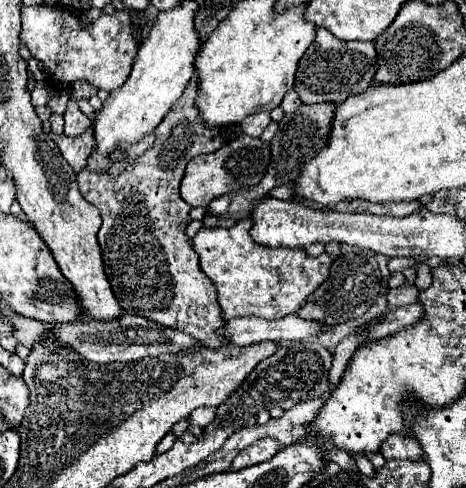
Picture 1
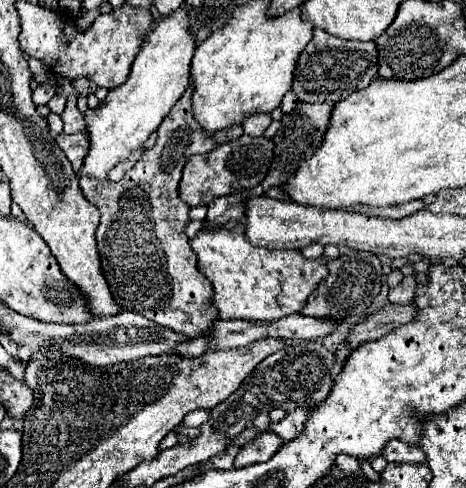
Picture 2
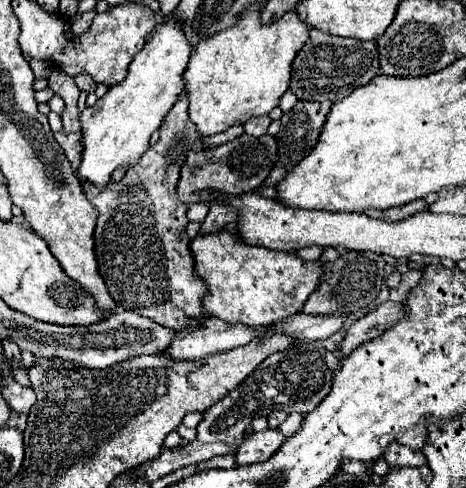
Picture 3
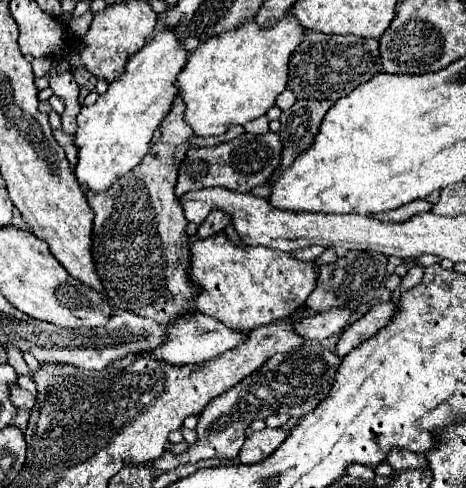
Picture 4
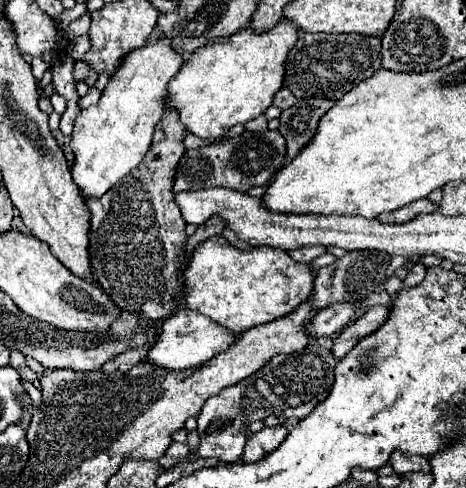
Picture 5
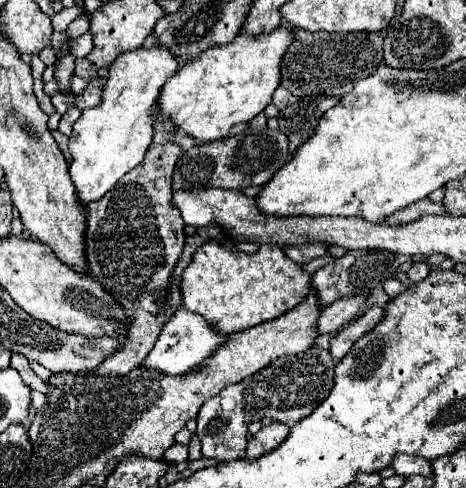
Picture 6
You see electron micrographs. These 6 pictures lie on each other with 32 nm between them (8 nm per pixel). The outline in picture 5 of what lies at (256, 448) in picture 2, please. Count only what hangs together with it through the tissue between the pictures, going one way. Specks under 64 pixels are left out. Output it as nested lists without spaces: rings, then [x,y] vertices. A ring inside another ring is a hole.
[[[264,426],[260,432],[250,434],[242,452],[242,462],[262,460],[266,454],[274,452],[284,442],[286,436],[288,436],[286,426],[274,426],[274,428]]]

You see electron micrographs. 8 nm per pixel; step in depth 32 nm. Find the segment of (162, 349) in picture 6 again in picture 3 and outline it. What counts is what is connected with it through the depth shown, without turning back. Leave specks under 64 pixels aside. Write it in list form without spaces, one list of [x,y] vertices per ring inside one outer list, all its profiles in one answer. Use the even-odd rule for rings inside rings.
[[[208,318],[204,326],[196,330],[176,332],[172,348],[166,354],[176,360],[200,360],[208,354],[218,354],[244,346],[258,336],[260,328],[250,328],[246,324],[228,324],[220,318]]]

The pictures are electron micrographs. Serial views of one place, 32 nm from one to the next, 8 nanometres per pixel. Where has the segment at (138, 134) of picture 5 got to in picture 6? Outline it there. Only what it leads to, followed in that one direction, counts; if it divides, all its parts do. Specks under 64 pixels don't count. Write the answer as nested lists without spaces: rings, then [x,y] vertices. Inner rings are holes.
[[[154,44],[152,48],[138,48],[132,52],[124,52],[116,58],[116,64],[110,68],[108,82],[102,92],[102,102],[94,108],[88,108],[82,112],[82,116],[76,120],[72,134],[70,134],[70,152],[72,152],[72,164],[70,164],[70,176],[76,186],[80,202],[86,206],[92,200],[100,200],[108,190],[114,188],[114,184],[132,168],[136,168],[152,142],[154,134],[154,122],[156,122],[156,102],[160,96],[162,86],[170,76],[178,72],[178,58],[160,44]]]

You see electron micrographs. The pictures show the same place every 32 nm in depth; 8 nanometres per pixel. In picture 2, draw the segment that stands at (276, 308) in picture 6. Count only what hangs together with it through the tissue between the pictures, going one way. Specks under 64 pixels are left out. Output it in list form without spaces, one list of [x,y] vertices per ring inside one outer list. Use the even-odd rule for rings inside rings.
[[[238,224],[232,230],[204,228],[194,240],[190,240],[190,246],[198,254],[200,272],[214,286],[214,306],[222,320],[280,320],[298,312],[314,288],[328,276],[330,258],[320,256],[312,260],[304,258],[300,250],[258,248],[248,242],[244,224]]]

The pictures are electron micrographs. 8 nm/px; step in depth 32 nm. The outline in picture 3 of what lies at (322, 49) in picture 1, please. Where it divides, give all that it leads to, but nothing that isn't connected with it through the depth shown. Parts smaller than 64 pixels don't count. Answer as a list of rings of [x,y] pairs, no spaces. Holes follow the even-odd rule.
[[[312,28],[308,44],[304,44],[304,48],[294,60],[290,90],[300,100],[306,100],[306,102],[324,102],[324,100],[338,102],[348,94],[352,94],[354,88],[366,86],[368,80],[372,80],[374,74],[378,74],[378,68],[380,68],[378,48],[374,40],[364,42],[364,40],[340,38]]]

